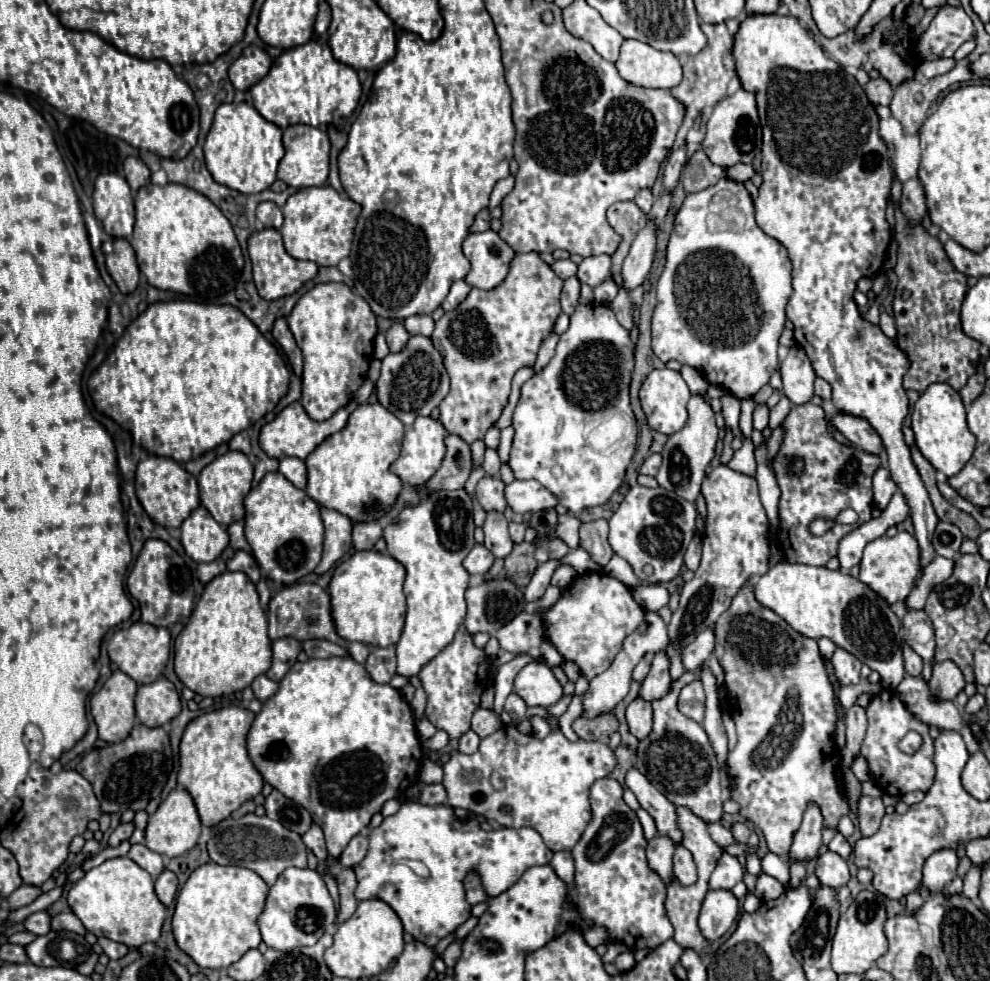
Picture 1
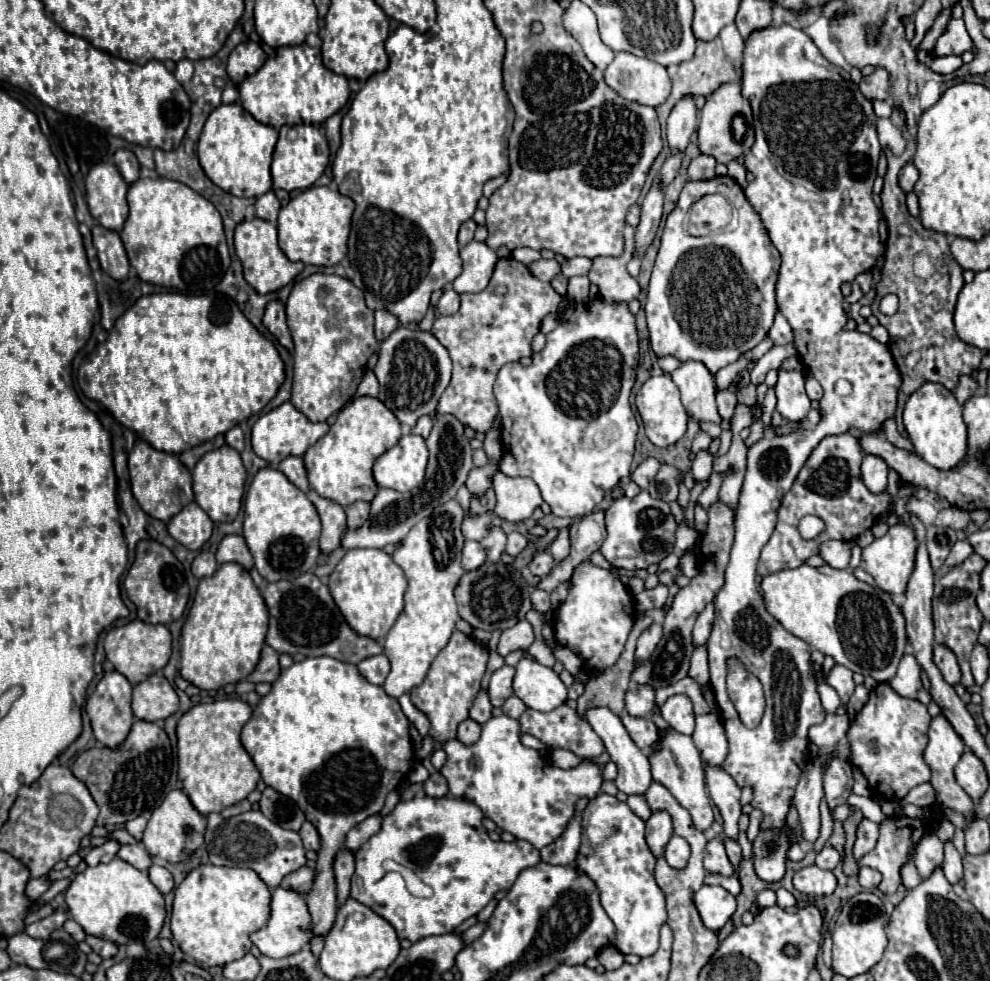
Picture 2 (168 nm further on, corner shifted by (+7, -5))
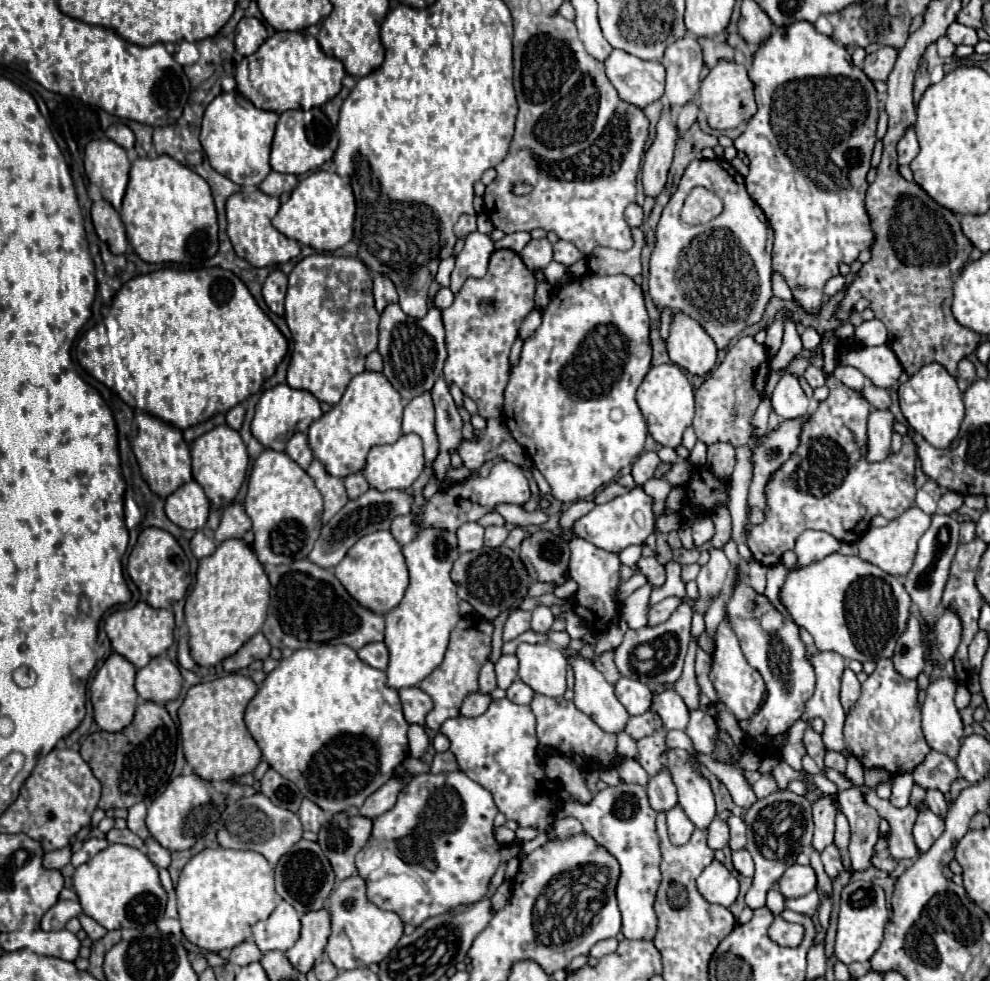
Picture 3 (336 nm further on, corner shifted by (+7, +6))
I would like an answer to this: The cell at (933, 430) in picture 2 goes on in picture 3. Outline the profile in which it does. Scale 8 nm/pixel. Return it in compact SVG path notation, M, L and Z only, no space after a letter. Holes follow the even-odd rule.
M937 362L923 366L917 374L899 386L899 404L903 416L915 428L915 432L919 432L935 448L947 448L947 444L955 440L965 416L963 394L957 388L955 378Z

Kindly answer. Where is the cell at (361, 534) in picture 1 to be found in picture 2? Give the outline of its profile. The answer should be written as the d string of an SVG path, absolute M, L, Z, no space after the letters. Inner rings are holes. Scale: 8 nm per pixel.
M355 503L345 509L347 513L347 529L355 531L369 519L369 503Z

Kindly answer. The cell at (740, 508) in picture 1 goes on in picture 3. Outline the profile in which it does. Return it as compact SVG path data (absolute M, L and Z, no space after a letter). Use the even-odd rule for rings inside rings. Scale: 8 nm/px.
M681 604L667 618L667 622L661 622L657 626L645 626L641 630L627 630L621 646L617 646L613 652L613 660L621 676L639 680L651 688L663 682L675 682L683 670L683 660L685 660L685 652L691 636L691 614L693 614L691 606Z

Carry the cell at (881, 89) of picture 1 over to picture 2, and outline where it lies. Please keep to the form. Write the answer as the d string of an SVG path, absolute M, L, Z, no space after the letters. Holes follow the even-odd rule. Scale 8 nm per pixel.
M875 69L869 77L863 77L859 83L861 93L867 99L881 99L885 101L889 97L889 75L883 69Z

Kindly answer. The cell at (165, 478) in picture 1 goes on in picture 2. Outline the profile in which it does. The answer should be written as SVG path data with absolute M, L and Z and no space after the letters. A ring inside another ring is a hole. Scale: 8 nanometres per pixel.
M137 441L137 445L133 447L129 455L129 473L131 473L131 491L135 499L139 501L141 509L153 519L169 523L173 515L177 515L185 505L193 501L189 469L183 467L183 463L175 455L155 451L145 441Z

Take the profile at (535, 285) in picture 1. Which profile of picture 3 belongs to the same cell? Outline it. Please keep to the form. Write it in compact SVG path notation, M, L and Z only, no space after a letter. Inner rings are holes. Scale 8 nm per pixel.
M495 250L483 278L469 278L451 308L443 310L447 360L443 376L455 382L465 396L477 402L483 418L501 416L503 392L509 380L509 350L517 338L523 318L535 308L535 286L545 280L541 272L531 272L513 250Z

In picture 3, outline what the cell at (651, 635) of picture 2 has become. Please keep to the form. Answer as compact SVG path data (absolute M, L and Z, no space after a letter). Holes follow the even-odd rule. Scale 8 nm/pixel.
M671 596L671 598L665 598L663 602L651 606L651 610L649 610L649 624L655 626L655 624L665 622L665 620L671 616L671 612L673 612L679 604L683 604L683 602L685 602L685 600L679 598L679 596Z

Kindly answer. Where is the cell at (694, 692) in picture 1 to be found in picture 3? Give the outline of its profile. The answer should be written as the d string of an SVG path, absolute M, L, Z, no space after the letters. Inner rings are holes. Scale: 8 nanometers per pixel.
M663 690L661 694L655 694L651 710L661 718L665 730L685 730L689 722L689 710L675 690Z

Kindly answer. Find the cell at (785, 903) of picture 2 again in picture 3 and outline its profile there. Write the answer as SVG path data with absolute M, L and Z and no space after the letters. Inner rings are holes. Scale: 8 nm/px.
M813 890L813 892L809 892L809 894L805 894L805 896L797 898L797 900L787 900L787 904L785 904L785 906L787 906L789 910L797 912L797 914L813 916L813 914L815 914L815 910L819 908L819 894Z

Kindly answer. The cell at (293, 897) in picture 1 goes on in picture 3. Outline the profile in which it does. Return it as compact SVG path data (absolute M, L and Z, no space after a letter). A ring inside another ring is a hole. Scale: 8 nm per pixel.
M281 900L267 920L253 926L253 940L263 954L271 950L287 952L287 948L291 948L299 938L299 928L299 914L291 904Z

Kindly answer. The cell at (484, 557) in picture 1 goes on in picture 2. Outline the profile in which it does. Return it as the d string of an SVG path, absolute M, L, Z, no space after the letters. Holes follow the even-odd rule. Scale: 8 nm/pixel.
M465 541L463 561L461 561L463 569L465 569L465 571L475 571L475 569L479 569L485 561L487 561L487 557L485 557L485 551L483 551L481 543L479 543L479 541Z

